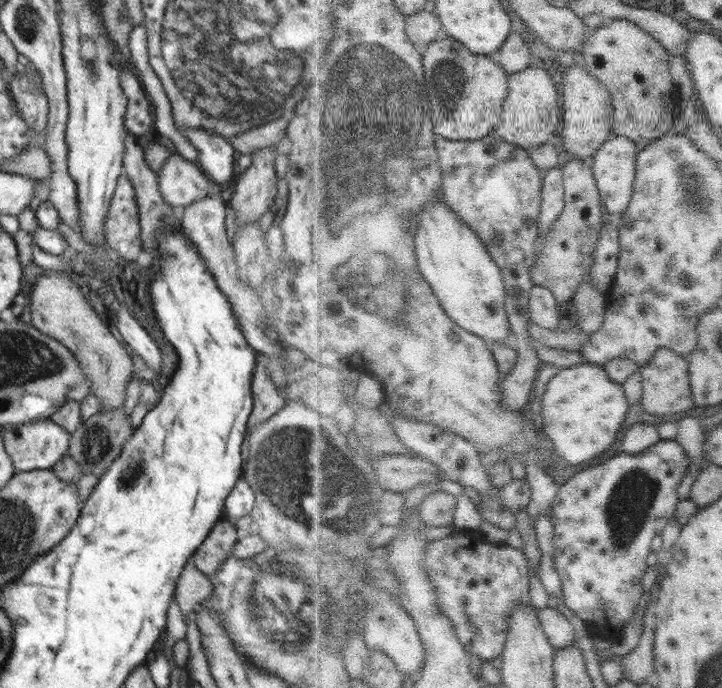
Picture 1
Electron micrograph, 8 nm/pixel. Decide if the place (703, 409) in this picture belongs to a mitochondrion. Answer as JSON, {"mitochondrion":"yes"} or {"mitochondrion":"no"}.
{"mitochondrion":"no"}

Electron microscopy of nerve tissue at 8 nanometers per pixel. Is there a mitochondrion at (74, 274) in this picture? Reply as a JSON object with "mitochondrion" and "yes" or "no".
{"mitochondrion":"no"}

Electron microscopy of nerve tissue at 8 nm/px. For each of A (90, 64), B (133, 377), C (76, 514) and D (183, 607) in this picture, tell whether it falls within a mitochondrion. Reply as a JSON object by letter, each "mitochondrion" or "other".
{"A":"other","B":"other","C":"other","D":"other"}

